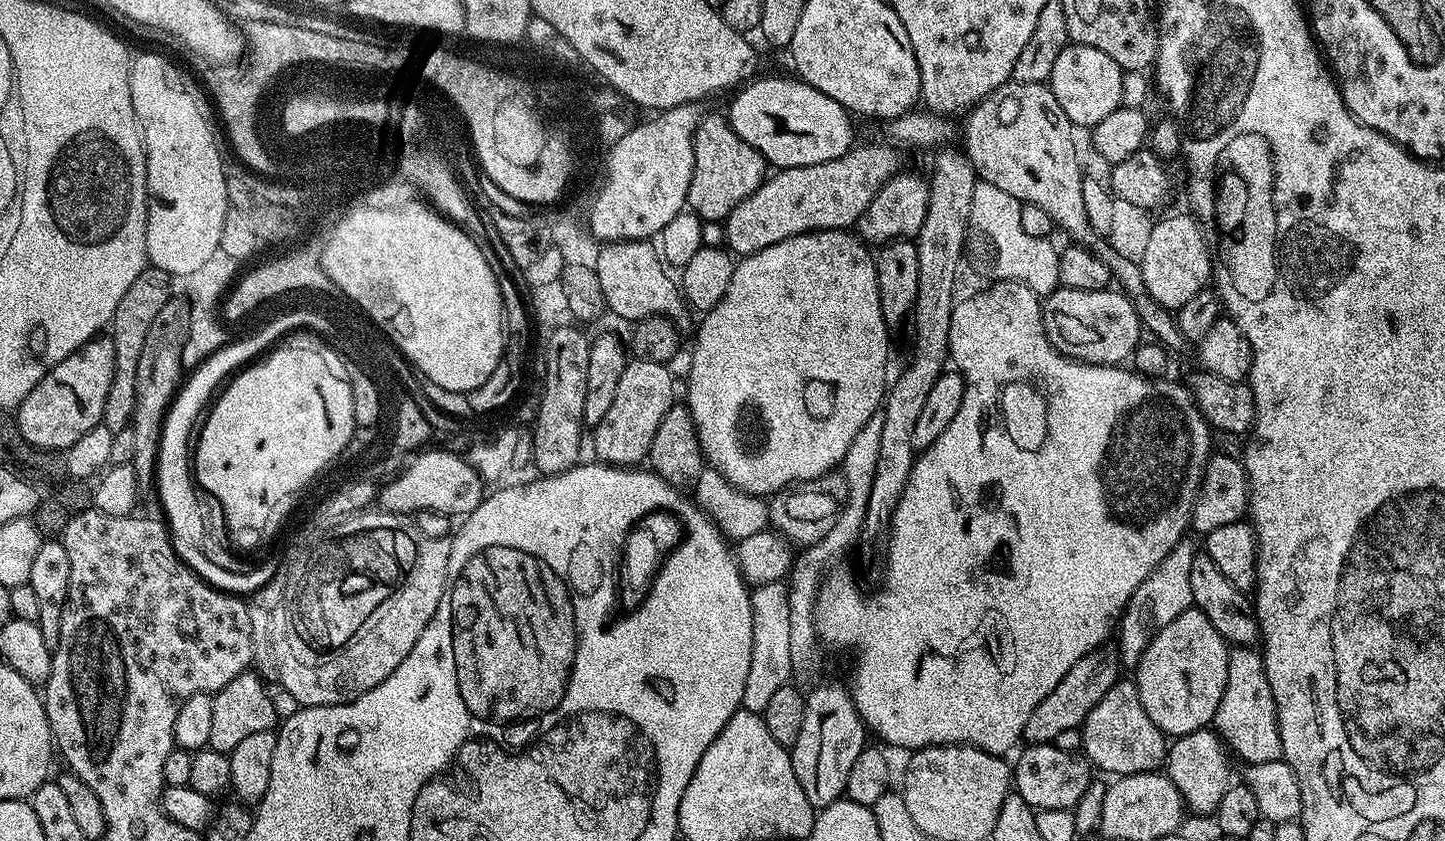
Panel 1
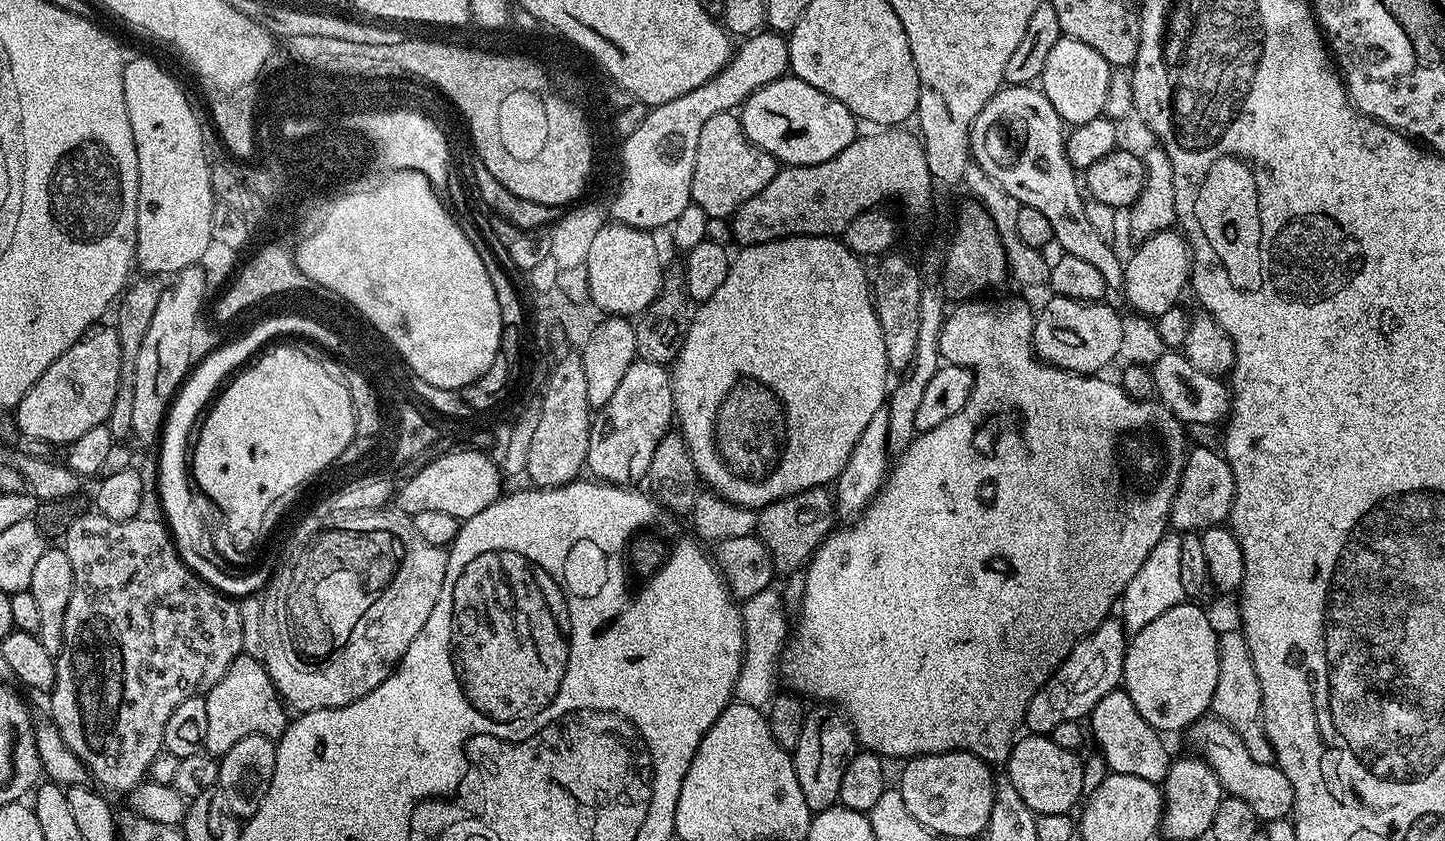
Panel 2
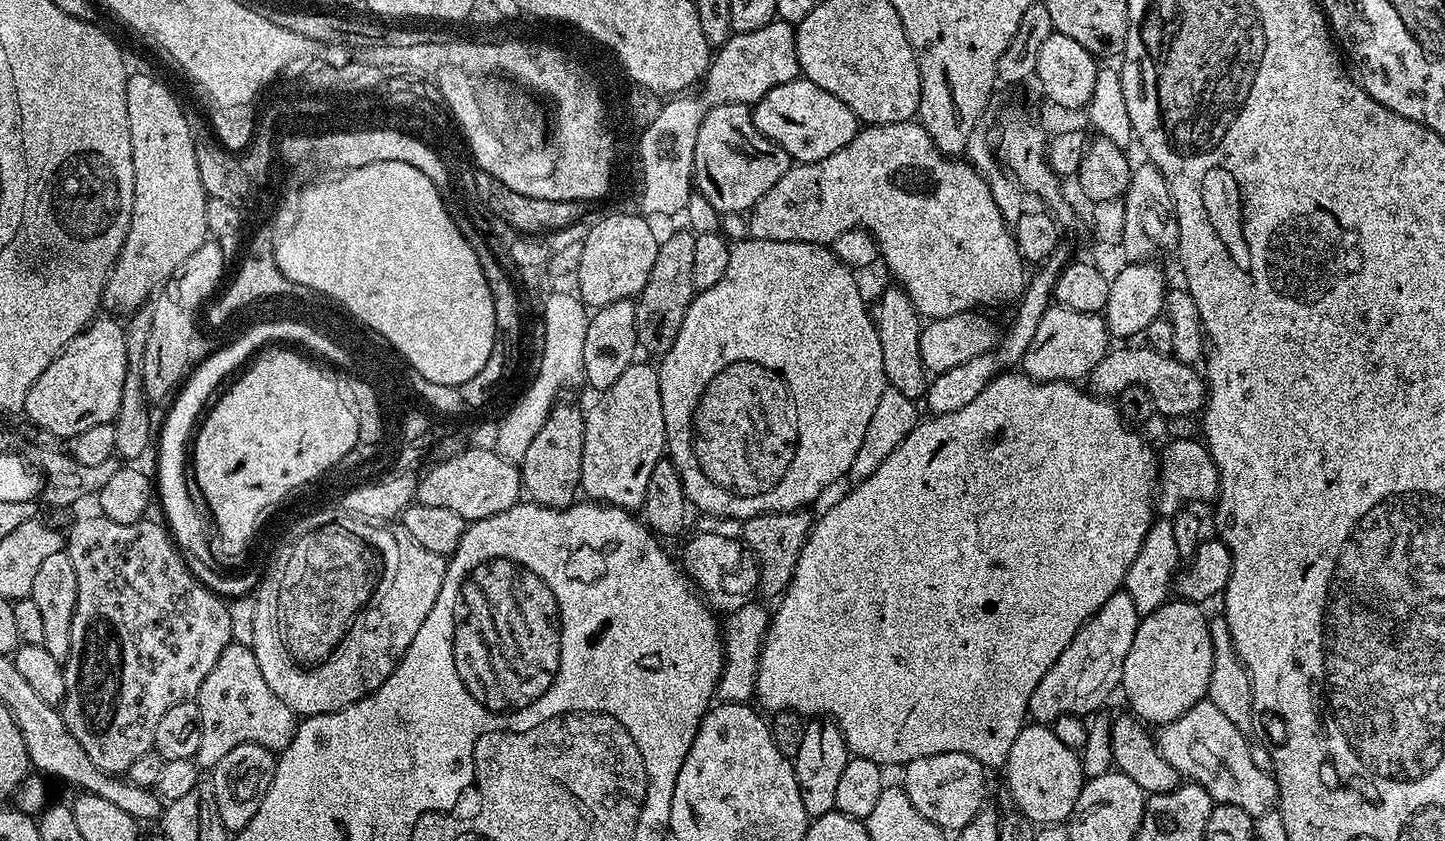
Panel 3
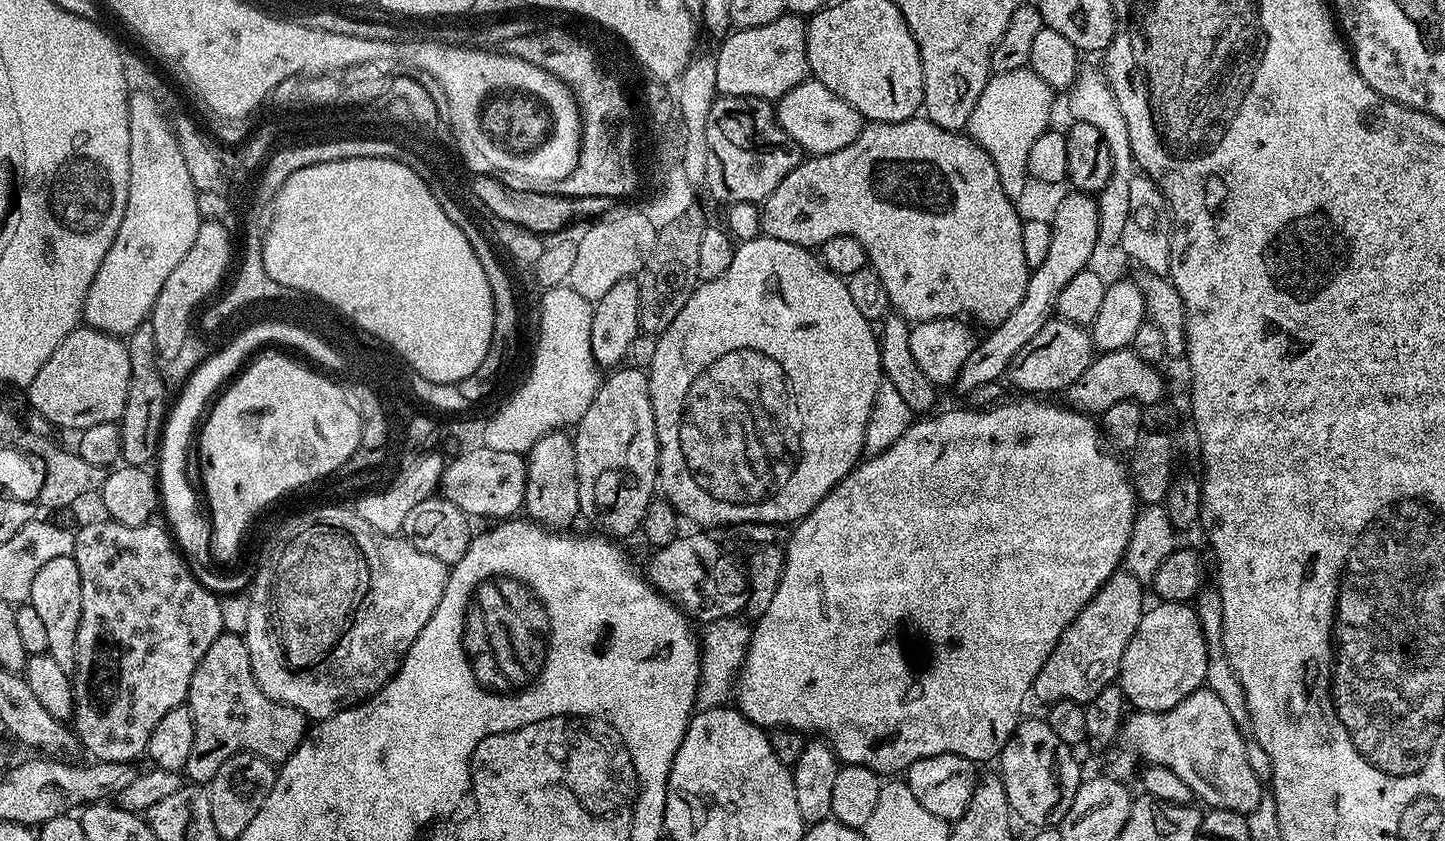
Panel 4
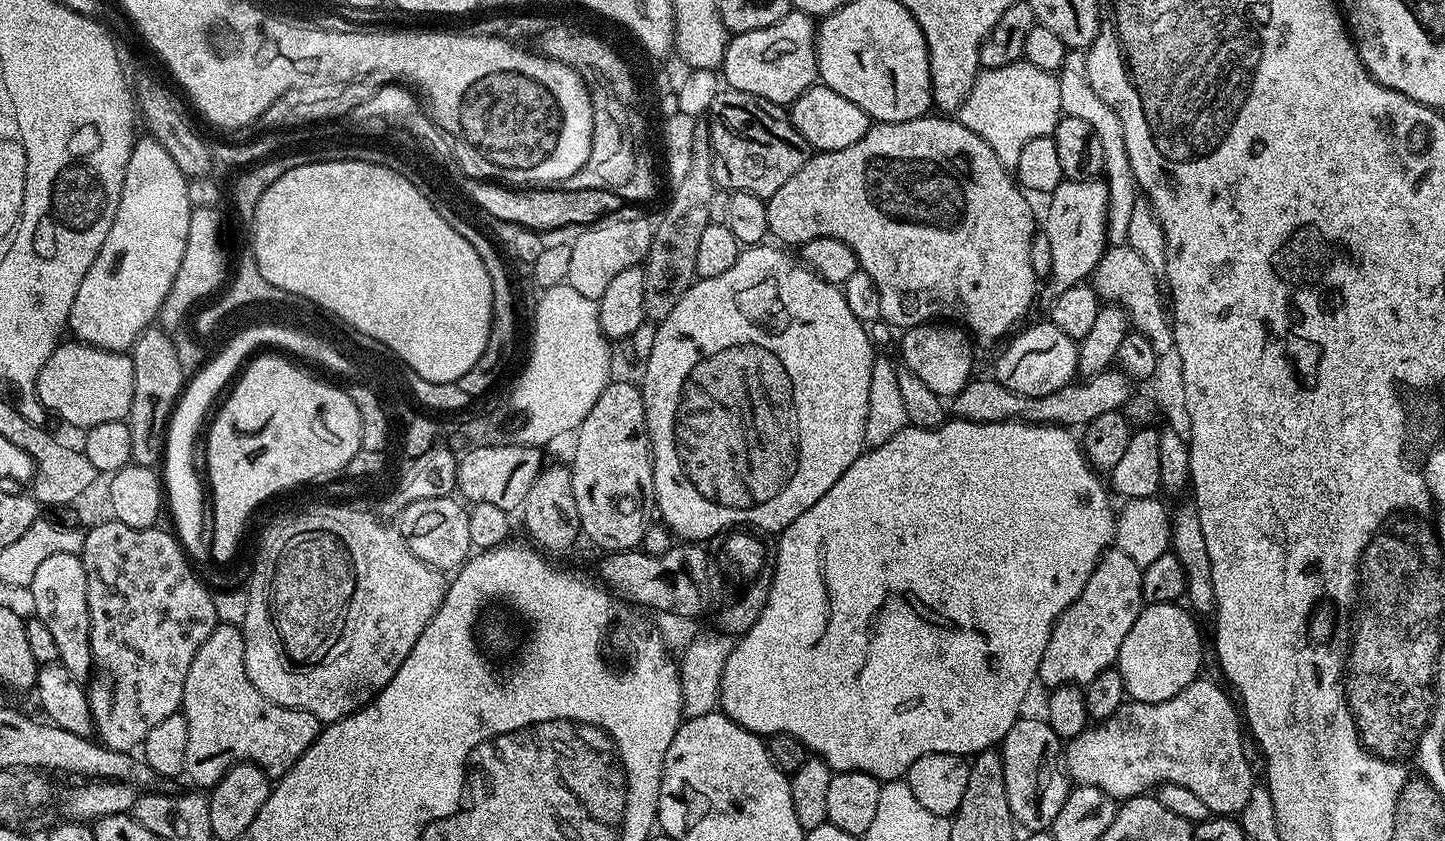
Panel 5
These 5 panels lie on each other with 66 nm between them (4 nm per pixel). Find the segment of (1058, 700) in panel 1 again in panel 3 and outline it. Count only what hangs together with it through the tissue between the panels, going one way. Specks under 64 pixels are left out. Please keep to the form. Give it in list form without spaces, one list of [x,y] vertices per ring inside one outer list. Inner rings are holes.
[[[1121,590],[1114,594],[1116,600],[1108,599],[1080,627],[1072,644],[1058,654],[1058,662],[1042,674],[1042,682],[1034,686],[1034,694],[1028,703],[1028,716],[1035,723],[1050,726],[1059,716],[1087,717],[1103,709],[1108,695],[1120,688],[1123,666],[1120,663],[1120,640],[1124,640],[1124,597],[1127,594]]]

